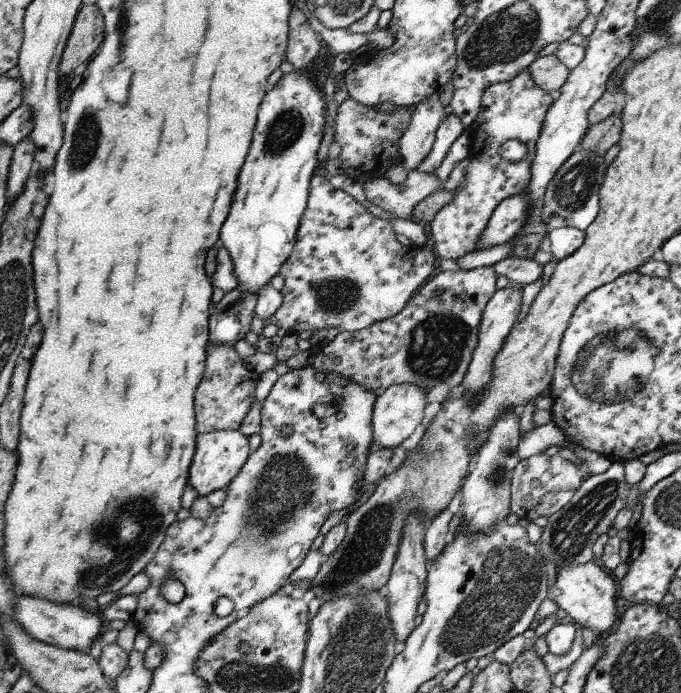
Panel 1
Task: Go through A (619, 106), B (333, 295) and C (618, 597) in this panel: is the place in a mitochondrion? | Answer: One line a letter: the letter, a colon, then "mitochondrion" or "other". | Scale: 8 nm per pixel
A: other
B: mitochondrion
C: other

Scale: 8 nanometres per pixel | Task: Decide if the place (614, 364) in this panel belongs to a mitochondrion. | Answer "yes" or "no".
yes

